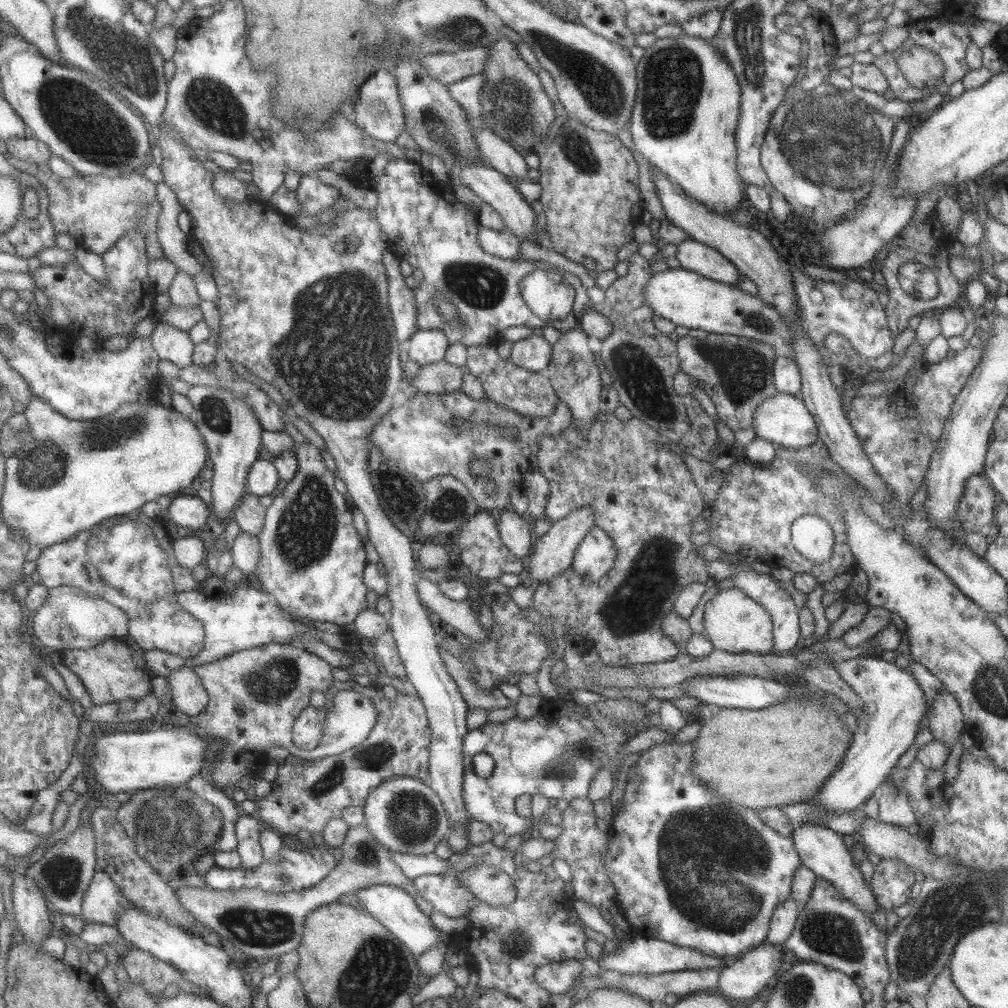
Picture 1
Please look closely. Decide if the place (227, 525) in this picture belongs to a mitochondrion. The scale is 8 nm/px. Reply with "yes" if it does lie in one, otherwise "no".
no

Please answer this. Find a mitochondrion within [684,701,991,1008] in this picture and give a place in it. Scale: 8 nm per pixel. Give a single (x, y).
(830, 934)

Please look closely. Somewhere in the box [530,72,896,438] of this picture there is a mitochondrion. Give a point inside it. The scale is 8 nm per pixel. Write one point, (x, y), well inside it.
(827, 143)

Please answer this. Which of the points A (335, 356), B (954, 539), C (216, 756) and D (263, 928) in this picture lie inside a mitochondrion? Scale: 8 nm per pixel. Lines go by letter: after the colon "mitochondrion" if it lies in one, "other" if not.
A: mitochondrion
B: other
C: other
D: mitochondrion

